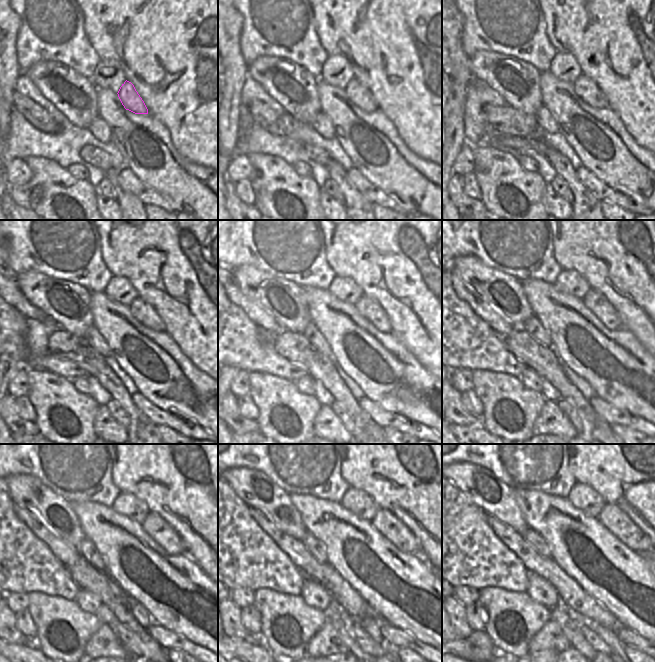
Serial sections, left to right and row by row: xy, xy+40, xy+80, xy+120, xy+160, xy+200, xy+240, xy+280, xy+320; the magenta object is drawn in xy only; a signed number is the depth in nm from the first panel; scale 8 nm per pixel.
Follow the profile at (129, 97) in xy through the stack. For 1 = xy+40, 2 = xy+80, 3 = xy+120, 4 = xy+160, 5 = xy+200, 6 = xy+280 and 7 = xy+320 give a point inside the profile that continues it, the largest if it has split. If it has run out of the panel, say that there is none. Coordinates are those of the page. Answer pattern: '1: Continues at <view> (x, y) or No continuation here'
1: Continues at xy+40 (357, 93)
2: Continues at xy+80 (585, 88)
3: Continues at xy+120 (143, 312)
4: Continues at xy+160 (369, 308)
5: Continues at xy+200 (595, 301)
6: Continues at xy+280 (390, 527)
7: Continues at xy+320 (611, 517)

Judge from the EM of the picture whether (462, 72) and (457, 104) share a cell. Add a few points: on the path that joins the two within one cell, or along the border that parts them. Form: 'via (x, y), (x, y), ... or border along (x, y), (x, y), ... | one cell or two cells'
via (459, 80), (458, 96) | one cell

